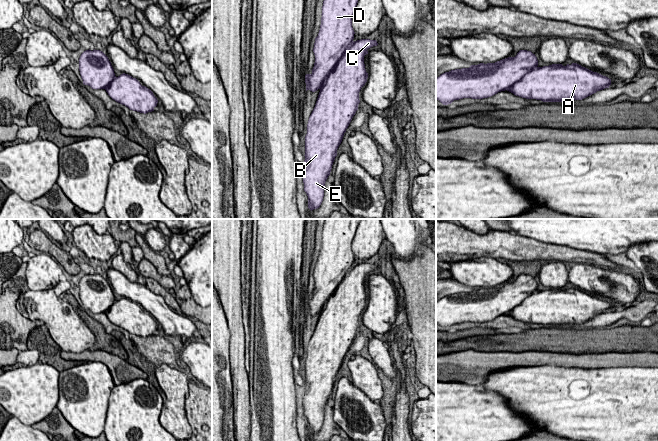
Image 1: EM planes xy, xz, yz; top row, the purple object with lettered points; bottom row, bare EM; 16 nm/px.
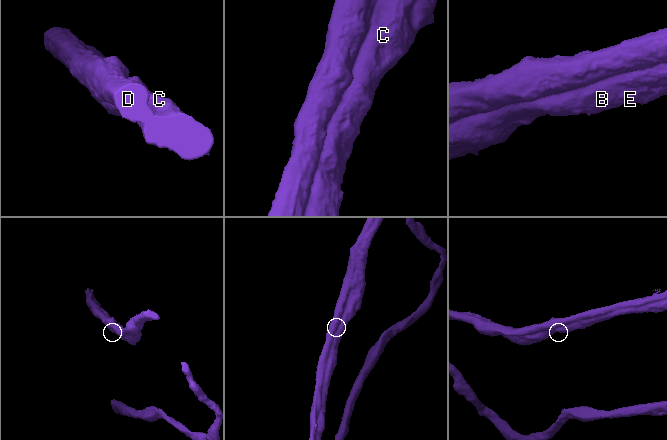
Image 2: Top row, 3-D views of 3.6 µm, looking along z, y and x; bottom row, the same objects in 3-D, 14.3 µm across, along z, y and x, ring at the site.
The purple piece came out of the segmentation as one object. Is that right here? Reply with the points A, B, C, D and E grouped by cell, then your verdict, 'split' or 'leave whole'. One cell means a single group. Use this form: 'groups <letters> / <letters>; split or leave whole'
groups A B C D E; leave whole

